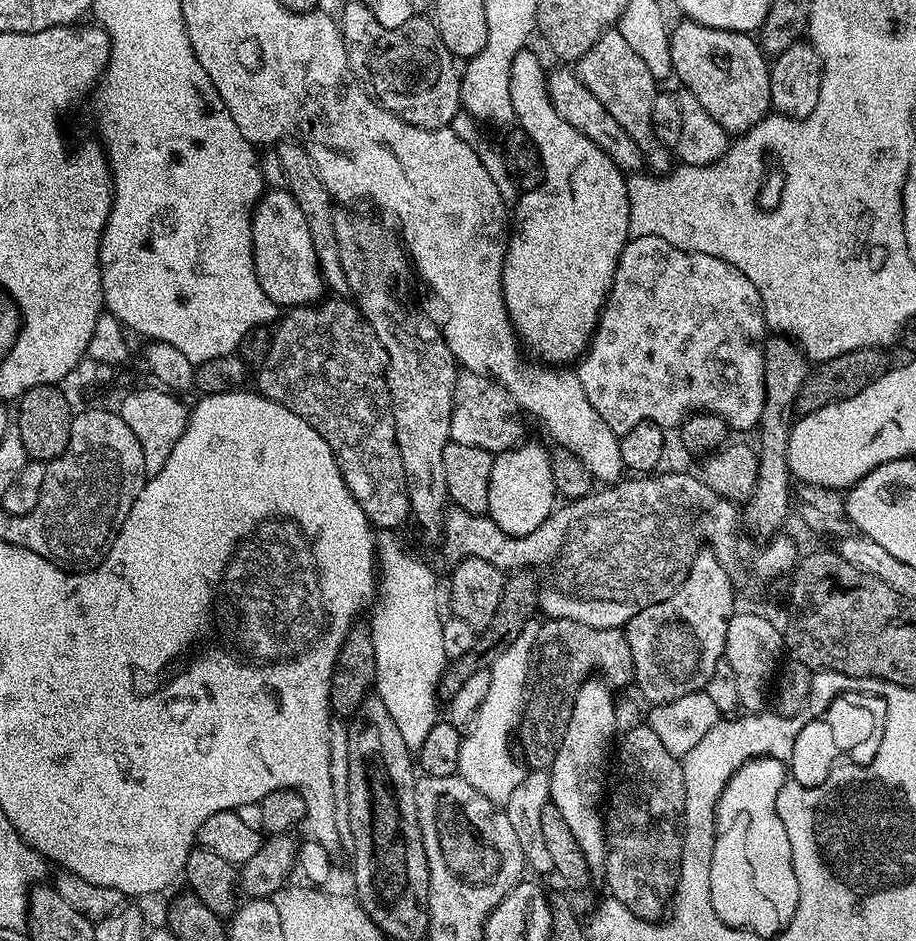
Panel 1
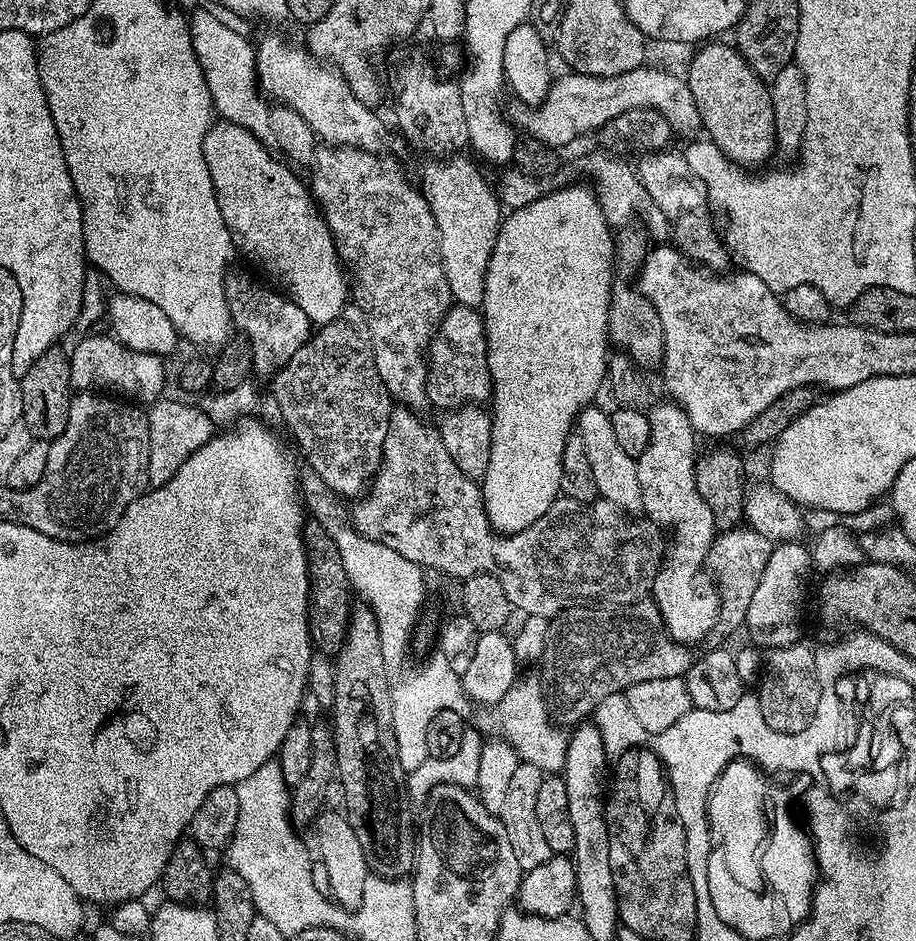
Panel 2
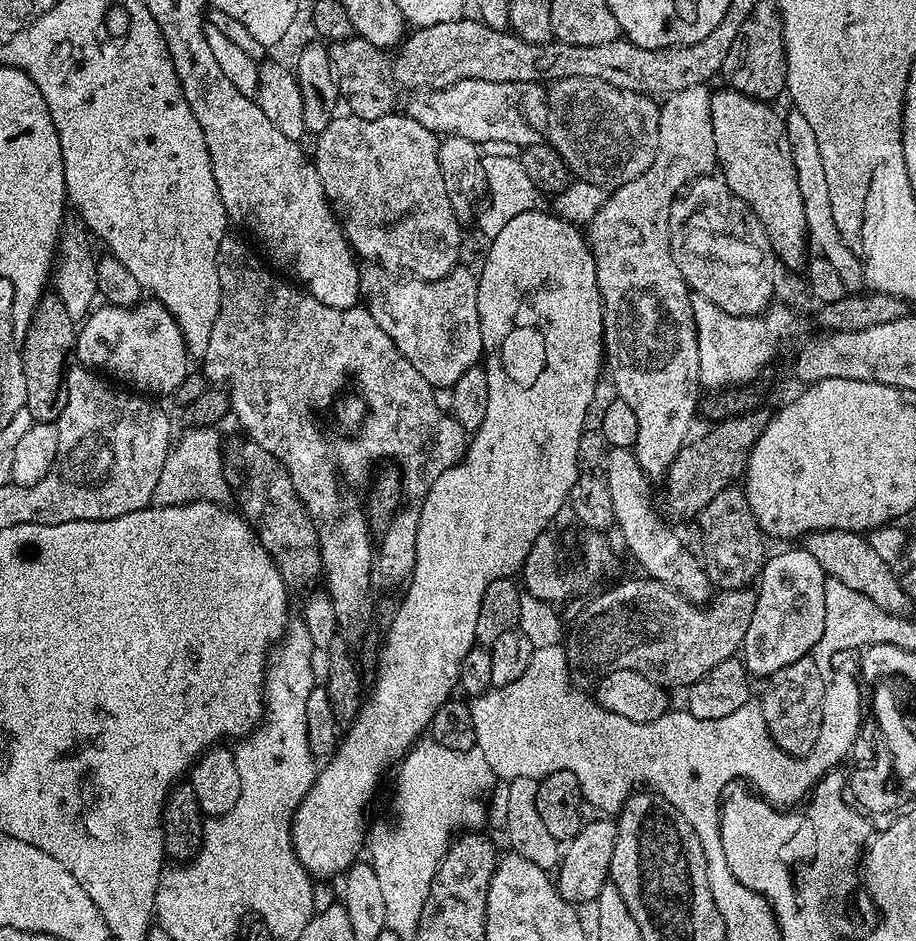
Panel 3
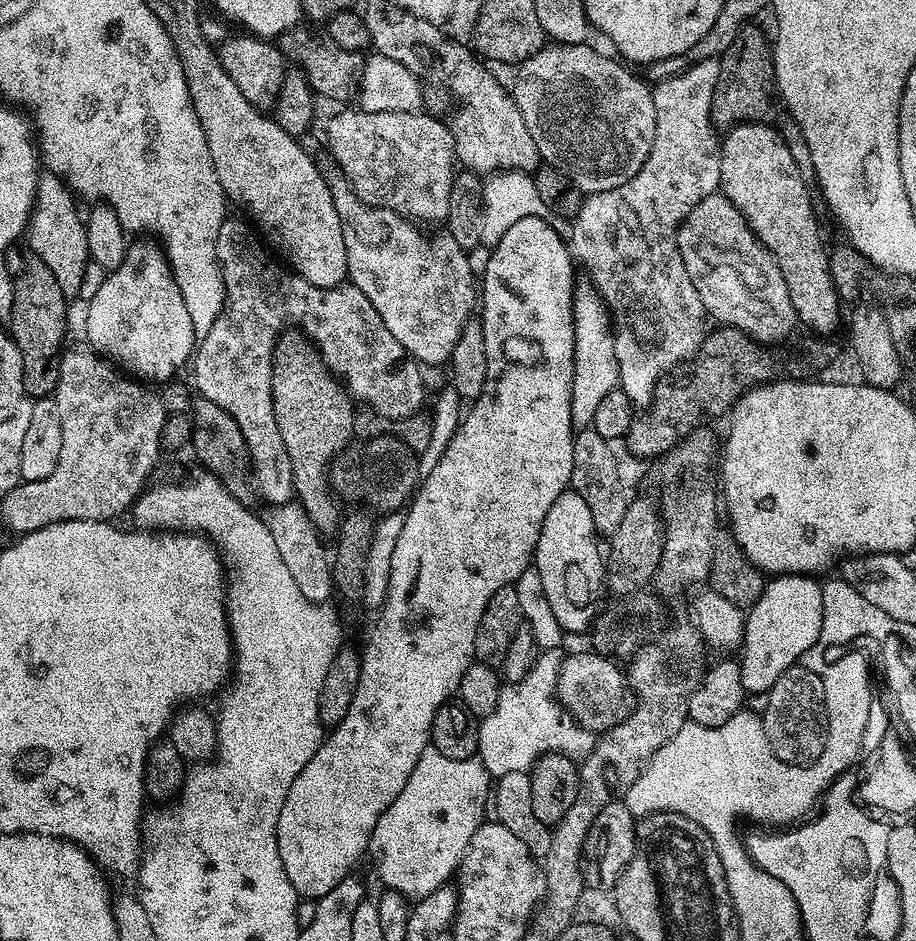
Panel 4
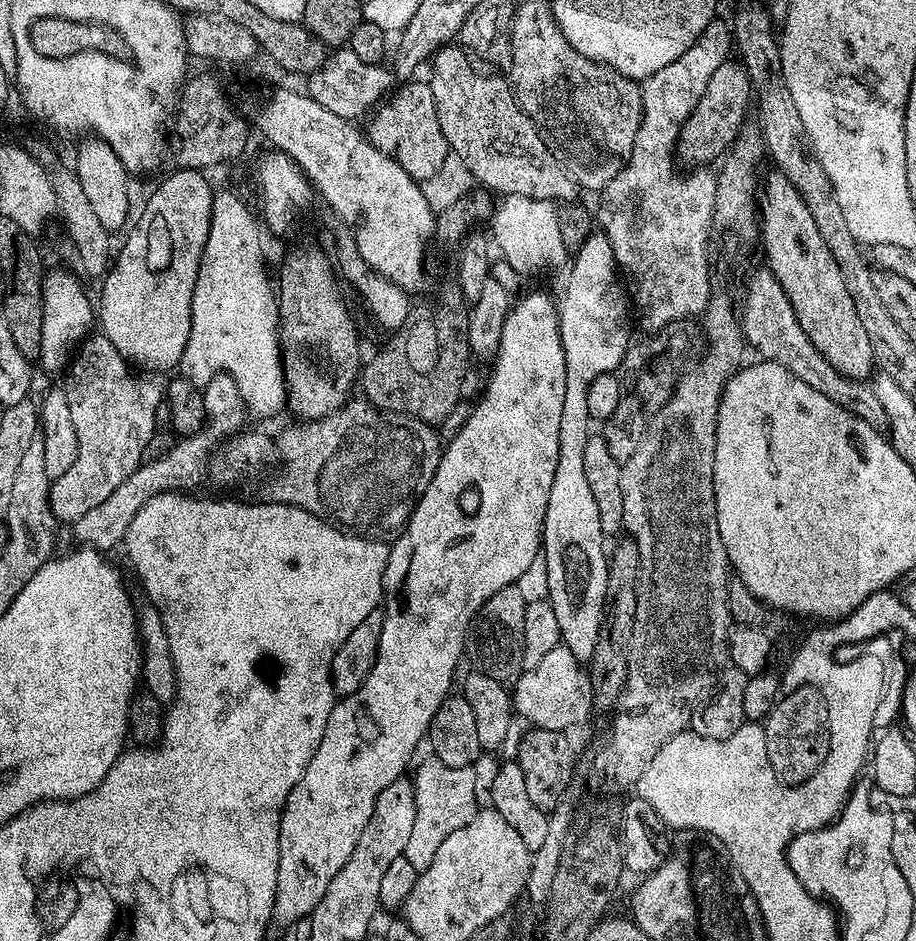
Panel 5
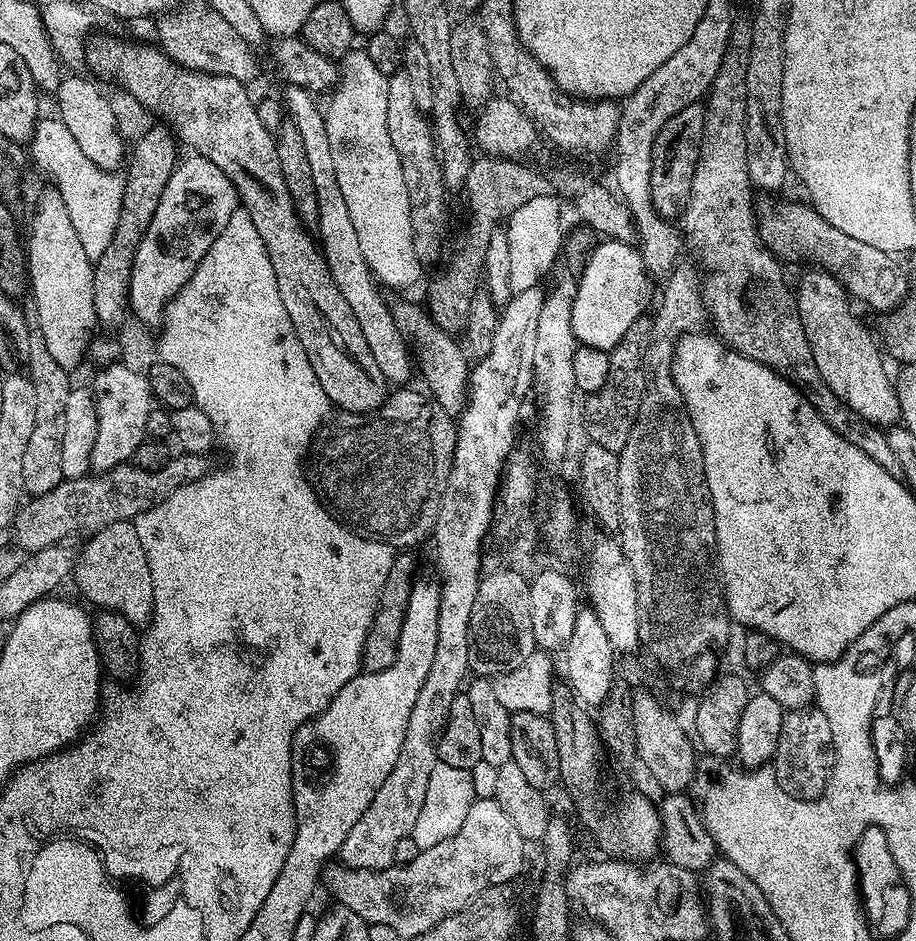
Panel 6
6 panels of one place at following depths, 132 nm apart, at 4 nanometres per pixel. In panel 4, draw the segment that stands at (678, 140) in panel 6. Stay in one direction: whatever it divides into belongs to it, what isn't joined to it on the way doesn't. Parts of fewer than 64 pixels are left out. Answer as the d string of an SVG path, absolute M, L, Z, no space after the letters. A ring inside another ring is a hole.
M757 26L743 28L730 42L730 46L719 57L720 73L718 86L714 90L712 122L717 129L727 130L733 124L760 122L768 112L768 103L774 100L774 73L772 71L772 50L770 40Z

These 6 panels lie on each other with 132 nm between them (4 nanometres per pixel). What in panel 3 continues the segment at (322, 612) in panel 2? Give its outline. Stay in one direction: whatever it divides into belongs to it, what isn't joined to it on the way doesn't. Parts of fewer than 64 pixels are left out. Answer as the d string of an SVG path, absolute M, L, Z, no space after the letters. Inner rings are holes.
M240 434L225 442L224 453L221 451L218 459L227 491L236 499L235 507L248 521L261 546L276 561L284 585L289 590L296 590L315 580L317 583L322 576L318 524L298 498L292 476L285 470L284 463L264 450L258 442Z

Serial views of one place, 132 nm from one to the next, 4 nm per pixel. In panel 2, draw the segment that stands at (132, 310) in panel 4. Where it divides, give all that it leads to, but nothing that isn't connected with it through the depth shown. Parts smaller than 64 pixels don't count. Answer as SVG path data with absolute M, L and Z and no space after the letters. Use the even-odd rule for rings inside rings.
M88 334L70 348L70 382L76 392L103 390L108 394L123 394L129 401L152 400L156 402L165 395L165 361L153 352L139 352L127 348L111 335ZM120 392L125 392L120 393ZM164 392L164 393L163 393ZM128 395L128 396L127 396Z

